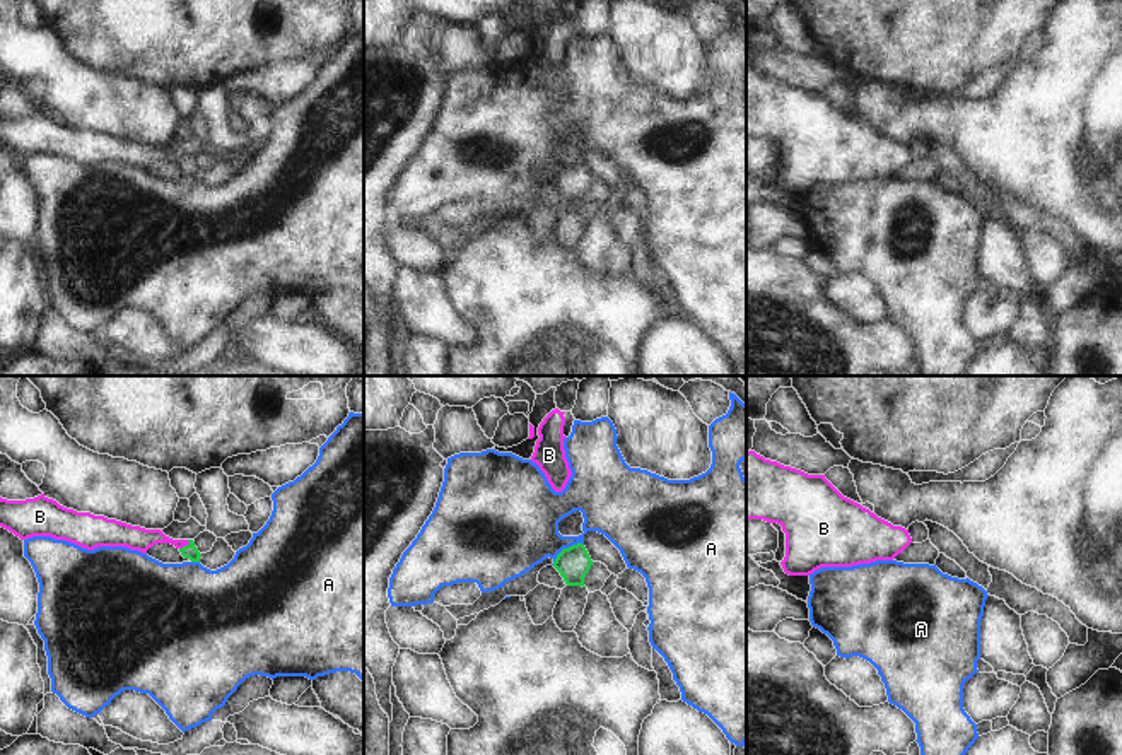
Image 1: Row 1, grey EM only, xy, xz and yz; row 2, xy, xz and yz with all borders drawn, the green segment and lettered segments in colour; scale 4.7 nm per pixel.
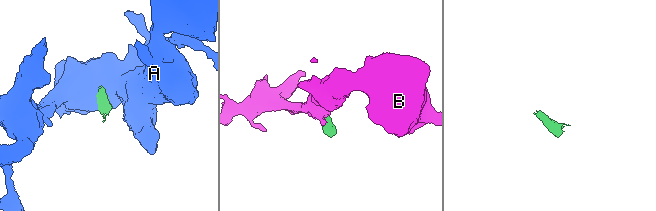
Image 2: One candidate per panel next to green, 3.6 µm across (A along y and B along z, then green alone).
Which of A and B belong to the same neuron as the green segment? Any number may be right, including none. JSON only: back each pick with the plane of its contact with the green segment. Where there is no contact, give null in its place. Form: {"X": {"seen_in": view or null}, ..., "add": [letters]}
{"B": {"seen_in": "xy"}, "add": ["B"]}

